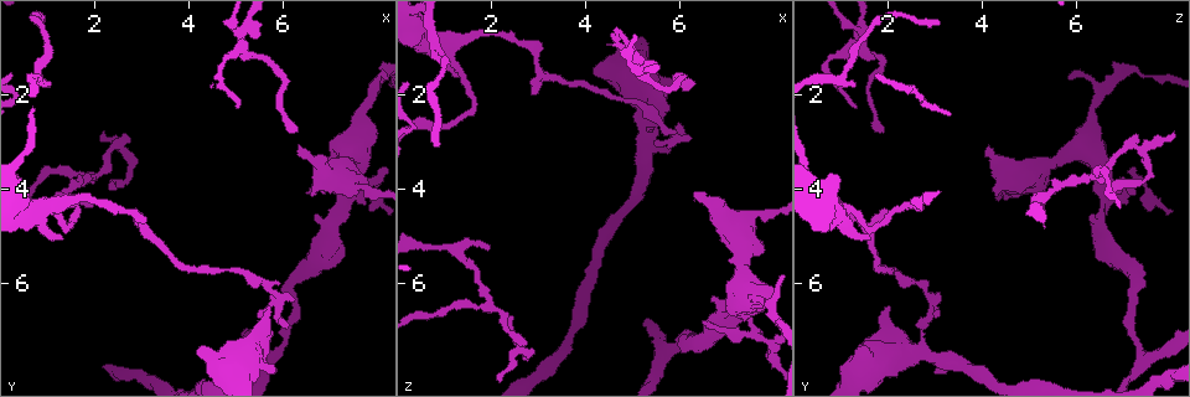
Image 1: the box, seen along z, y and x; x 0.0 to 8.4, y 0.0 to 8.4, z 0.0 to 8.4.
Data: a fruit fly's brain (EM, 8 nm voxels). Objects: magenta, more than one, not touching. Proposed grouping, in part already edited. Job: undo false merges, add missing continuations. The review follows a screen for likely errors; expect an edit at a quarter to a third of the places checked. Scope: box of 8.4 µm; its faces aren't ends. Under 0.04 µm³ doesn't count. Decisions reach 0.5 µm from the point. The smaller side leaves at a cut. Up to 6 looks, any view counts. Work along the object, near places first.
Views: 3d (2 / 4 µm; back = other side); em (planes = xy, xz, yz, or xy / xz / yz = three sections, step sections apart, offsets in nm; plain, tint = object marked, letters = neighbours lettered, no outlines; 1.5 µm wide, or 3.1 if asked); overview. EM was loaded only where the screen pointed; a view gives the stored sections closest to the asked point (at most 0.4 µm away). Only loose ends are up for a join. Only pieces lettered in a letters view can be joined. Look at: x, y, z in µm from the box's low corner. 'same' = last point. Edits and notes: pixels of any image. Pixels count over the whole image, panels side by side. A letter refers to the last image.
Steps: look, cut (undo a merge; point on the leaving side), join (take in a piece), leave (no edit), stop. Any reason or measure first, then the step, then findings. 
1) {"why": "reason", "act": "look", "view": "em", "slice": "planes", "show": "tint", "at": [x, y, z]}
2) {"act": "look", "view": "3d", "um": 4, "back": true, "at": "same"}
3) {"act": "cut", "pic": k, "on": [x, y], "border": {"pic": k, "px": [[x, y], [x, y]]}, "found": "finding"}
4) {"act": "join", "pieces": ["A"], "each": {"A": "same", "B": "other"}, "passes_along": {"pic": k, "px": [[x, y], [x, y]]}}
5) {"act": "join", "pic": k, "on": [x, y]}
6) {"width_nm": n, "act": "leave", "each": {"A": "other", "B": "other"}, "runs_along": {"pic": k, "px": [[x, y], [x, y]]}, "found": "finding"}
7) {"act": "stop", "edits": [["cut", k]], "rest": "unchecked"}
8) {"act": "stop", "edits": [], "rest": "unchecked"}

{"why": "thin end", "act": "look", "view": "em", "slice": "planes", "show": "letters", "at": [2.40, 3.95, 6.65]}

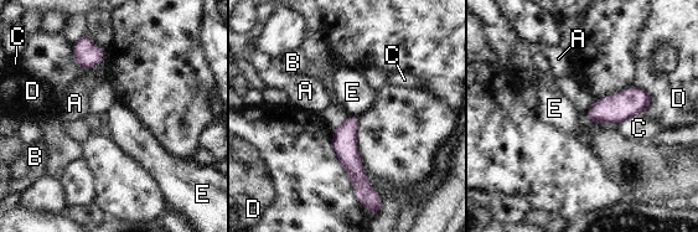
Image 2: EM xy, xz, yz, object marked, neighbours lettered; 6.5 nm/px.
{"longest_contact_nm": ["D", 440], "act": "leave", "each": {"A": "other", "B": "other", "C": "other", "D": "other", "E": "other"}, "border": {"pic": 2, "px": [[350, 114], [356, 116]]}, "found": "no lettered piece goes on from it"}

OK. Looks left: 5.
{"why": "branch point", "act": "look", "view": "3d", "um": 2, "at": [5.70, 7.65, 7.45]}

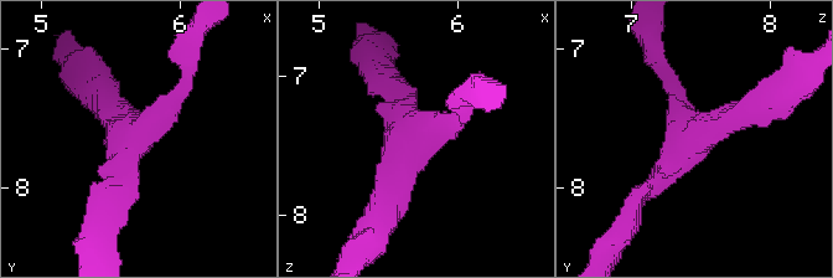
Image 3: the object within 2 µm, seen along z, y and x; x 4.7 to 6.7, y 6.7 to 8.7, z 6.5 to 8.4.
{"arms": 3, "arm_widths_nm": [170, 190, 260], "why": "now the EM", "act": "look", "view": "em", "slice": "yz", "step": 4, "show": "letters", "at": [5.76, 7.62, 7.42]}

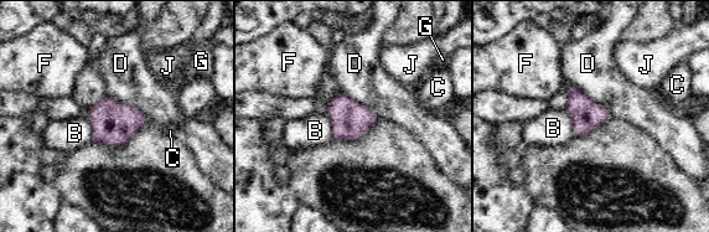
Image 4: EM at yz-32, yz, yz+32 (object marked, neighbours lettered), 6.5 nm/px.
{"why": "another direction", "act": "look", "view": "em", "slice": "planes", "show": "letters", "at": "same"}

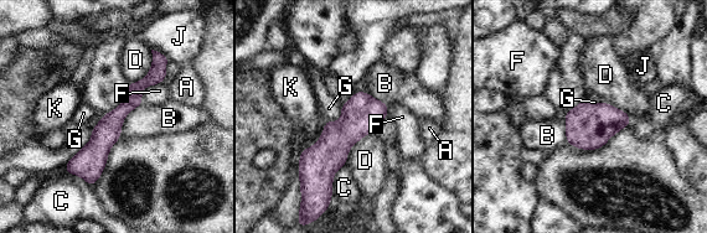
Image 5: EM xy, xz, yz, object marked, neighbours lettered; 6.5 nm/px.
{"width_nm": 170, "act": "leave", "each": {"A": "other", "B": "other", "C": "other", "D": "other", "F": "other", "G": "other", "J": "other", "K": "other"}, "border": {"pic": 5, "px": [[341, 105], [337, 122], [325, 120]]}, "found": "all the same neuron"}

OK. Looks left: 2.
{"why": "tapers out", "act": "look", "view": "em", "slice": "planes", "show": "letters", "at": [6.15, 2.85, 1.90]}

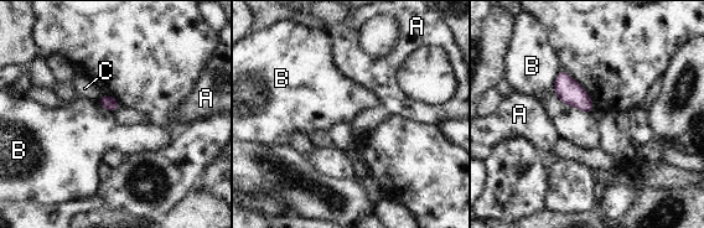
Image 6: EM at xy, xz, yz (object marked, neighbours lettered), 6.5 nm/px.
{"width_nm": 90, "act": "leave", "each": {"A": "other", "B": "other", "C": "other"}, "border": {"pic": 6, "px": [[559, 68], [555, 96], [590, 113]]}, "found": "none of them fits"}

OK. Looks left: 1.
{"act": "stop", "edits": [], "rest": "unchecked"}

